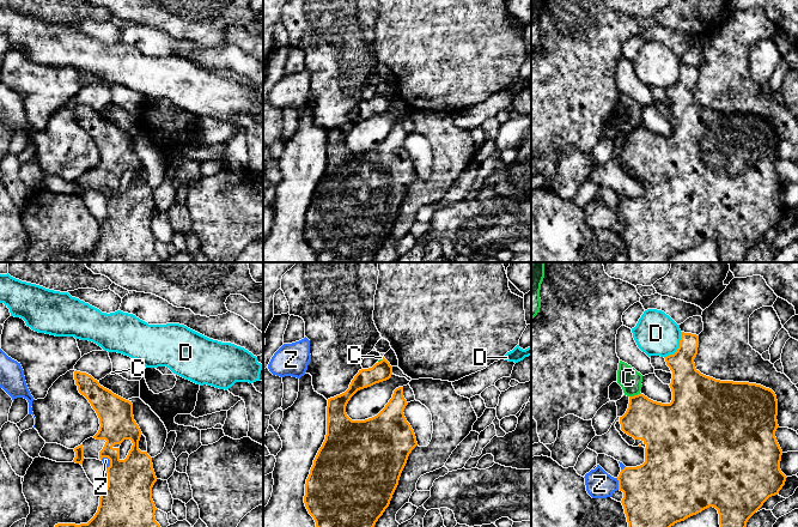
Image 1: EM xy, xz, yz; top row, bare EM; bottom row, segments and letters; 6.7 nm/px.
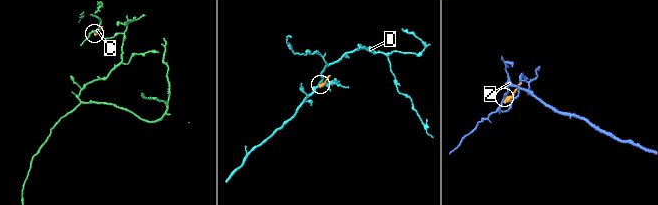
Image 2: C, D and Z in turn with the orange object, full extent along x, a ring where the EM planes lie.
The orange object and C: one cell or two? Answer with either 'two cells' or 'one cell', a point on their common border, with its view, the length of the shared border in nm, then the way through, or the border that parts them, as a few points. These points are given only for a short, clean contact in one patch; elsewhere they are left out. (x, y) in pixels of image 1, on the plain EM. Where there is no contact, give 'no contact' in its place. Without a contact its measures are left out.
two cells; contact yz (634, 127); length 80 nm; border yz (640, 125), (629, 128)

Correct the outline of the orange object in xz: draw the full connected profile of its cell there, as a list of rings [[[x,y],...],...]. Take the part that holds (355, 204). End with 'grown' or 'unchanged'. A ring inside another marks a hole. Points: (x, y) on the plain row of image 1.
[[[382,89],[372,99],[359,102],[345,125],[328,131],[327,166],[306,211],[304,228],[317,262],[372,262],[390,236],[408,188],[418,177],[403,145],[408,137],[403,119],[396,120],[385,139],[372,150],[352,152],[346,138],[358,122],[386,113],[391,107],[392,98]]]; unchanged

